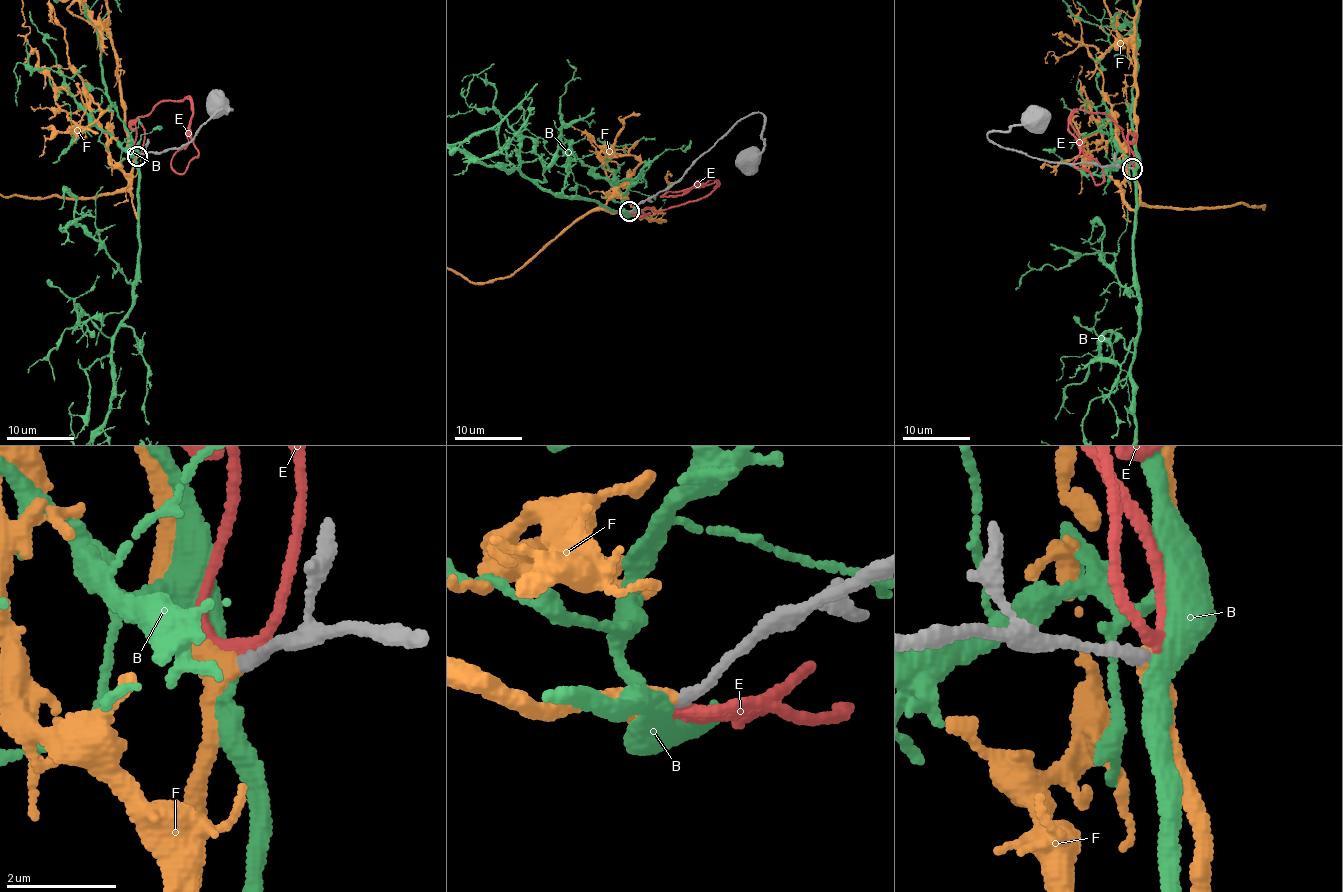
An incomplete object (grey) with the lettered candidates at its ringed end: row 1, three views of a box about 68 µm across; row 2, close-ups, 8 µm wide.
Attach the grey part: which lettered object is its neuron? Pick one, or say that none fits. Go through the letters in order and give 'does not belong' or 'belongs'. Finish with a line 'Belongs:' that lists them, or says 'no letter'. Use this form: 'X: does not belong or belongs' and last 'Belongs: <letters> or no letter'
B: does not belong
E: does not belong
F: belongs
Belongs: F

